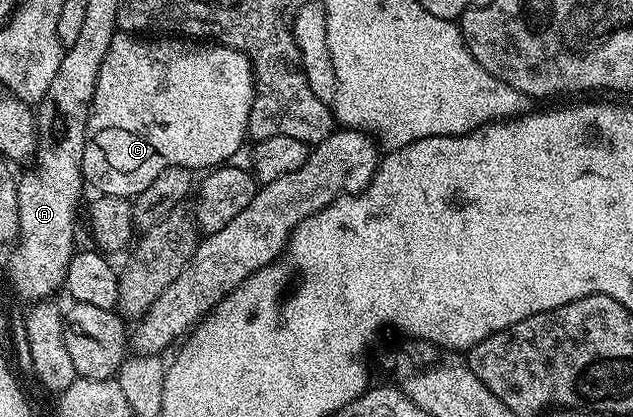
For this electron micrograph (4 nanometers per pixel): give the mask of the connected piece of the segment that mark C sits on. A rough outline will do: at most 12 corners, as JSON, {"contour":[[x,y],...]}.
{"contour":[[118,33],[81,171],[129,199],[246,142],[253,66]]}

